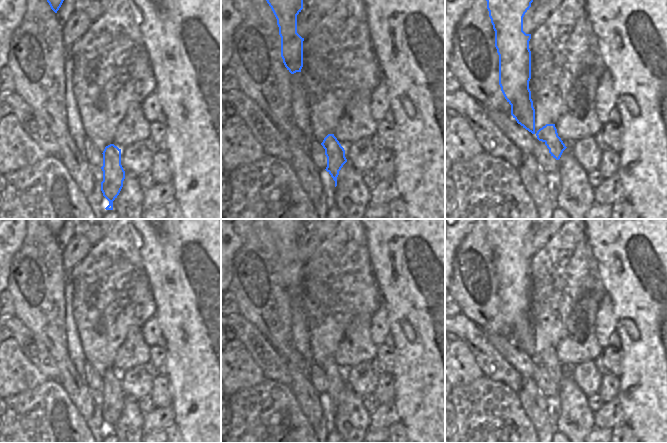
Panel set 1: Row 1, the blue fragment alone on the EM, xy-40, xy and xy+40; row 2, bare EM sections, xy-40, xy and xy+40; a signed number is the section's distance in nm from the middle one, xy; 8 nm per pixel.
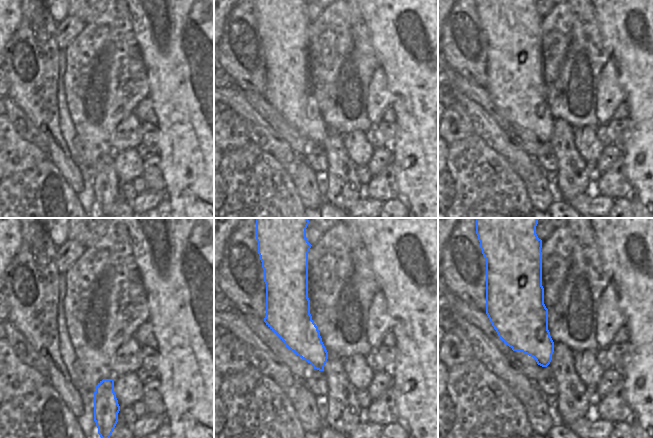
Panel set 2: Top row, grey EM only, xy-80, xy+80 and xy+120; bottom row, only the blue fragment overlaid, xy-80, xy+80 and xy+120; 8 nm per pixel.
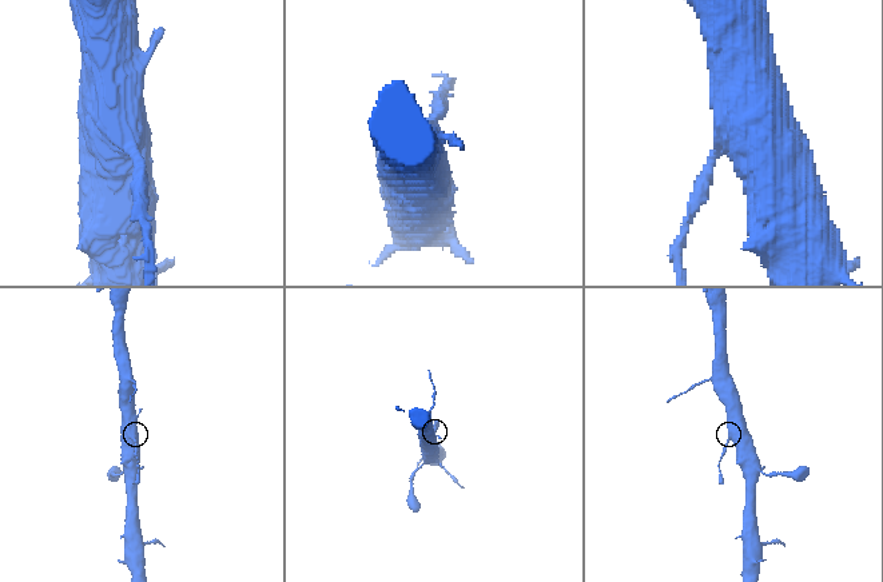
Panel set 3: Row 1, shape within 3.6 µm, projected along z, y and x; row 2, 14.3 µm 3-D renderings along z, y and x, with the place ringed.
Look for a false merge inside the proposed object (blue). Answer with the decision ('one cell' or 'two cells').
two cells

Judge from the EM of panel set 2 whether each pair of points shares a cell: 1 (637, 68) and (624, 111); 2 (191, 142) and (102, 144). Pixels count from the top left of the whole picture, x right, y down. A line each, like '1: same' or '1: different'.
1: different
2: different

